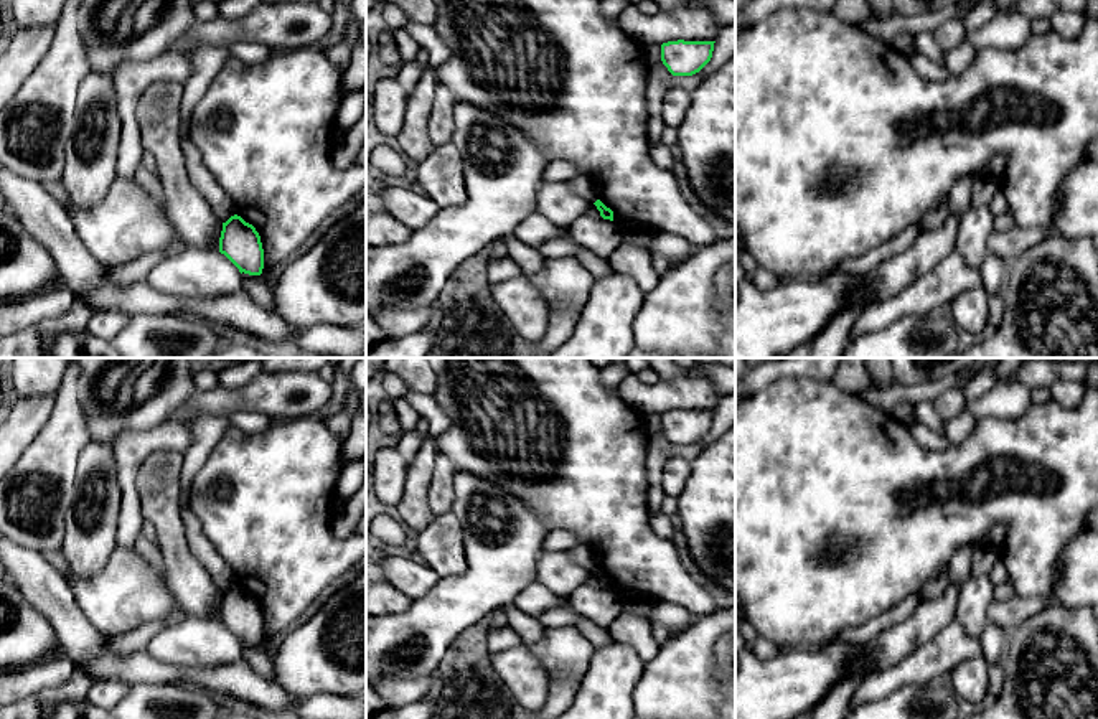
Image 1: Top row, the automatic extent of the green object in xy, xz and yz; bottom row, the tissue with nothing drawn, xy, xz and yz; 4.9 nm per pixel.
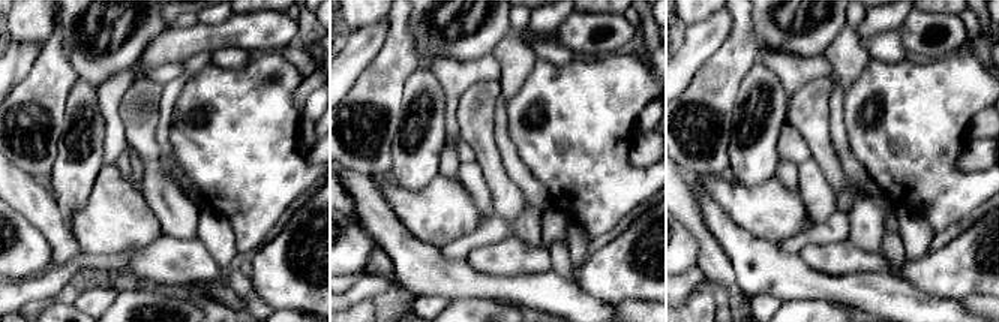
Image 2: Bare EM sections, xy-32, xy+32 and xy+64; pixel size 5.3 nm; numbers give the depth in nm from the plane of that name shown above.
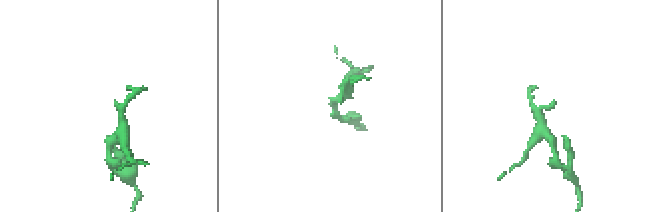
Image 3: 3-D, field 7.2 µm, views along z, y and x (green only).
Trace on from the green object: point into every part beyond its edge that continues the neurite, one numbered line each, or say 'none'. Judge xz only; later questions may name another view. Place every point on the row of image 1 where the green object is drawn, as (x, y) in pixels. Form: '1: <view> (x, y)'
none

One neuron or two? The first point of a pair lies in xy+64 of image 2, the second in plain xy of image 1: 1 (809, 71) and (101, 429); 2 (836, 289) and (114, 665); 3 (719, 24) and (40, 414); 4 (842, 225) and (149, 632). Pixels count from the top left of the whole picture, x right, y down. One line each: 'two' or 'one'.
1: two
2: one
3: one
4: one

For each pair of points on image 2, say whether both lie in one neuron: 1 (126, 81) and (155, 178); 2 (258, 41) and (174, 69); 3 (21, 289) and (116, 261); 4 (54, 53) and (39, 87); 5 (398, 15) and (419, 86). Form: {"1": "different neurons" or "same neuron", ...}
{"1": "different neurons", "2": "different neurons", "3": "same neuron", "4": "same neuron", "5": "different neurons"}

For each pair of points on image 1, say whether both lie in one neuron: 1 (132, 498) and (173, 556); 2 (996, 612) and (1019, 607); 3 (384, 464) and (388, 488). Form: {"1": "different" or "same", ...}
{"1": "different", "2": "same", "3": "same"}

